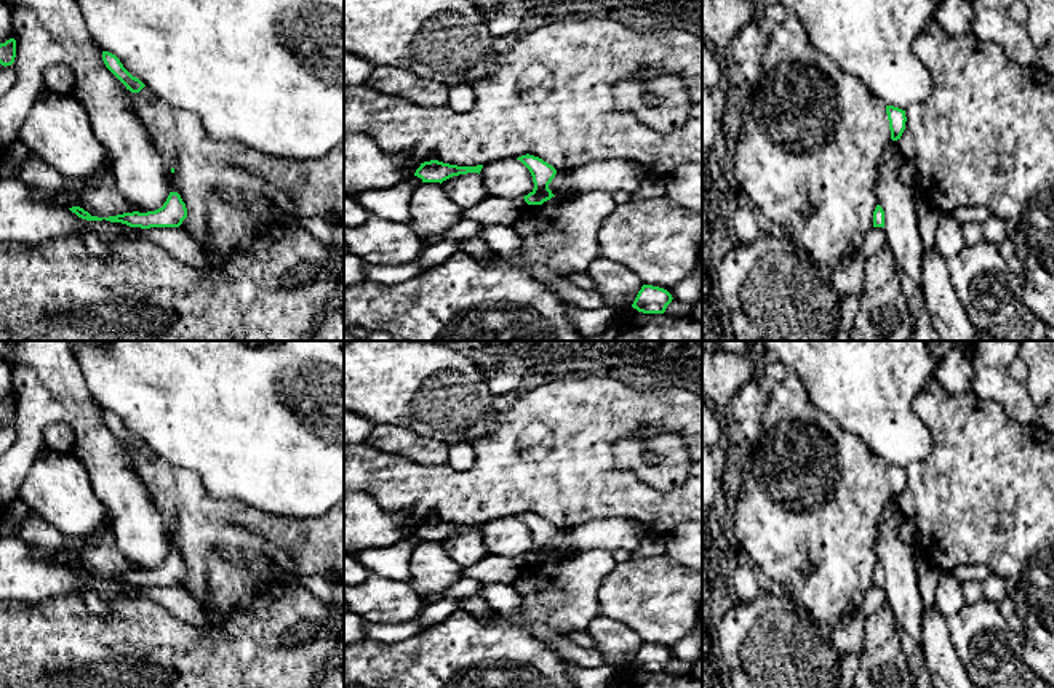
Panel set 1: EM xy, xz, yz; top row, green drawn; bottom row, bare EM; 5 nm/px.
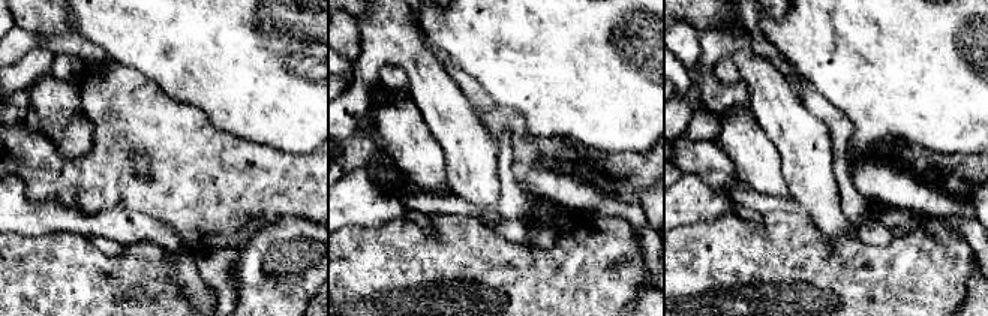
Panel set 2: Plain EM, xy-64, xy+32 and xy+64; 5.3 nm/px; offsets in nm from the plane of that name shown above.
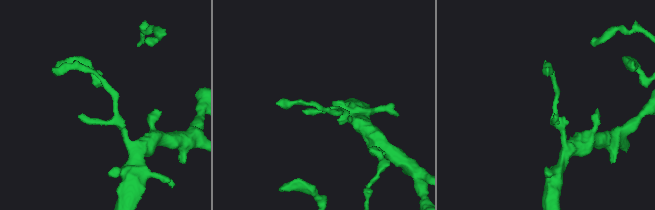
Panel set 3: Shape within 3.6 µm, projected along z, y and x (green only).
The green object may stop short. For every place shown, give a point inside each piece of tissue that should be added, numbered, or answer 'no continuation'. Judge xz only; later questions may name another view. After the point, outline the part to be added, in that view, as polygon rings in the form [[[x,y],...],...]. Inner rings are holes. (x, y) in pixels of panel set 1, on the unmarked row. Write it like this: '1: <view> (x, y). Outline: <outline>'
no continuation

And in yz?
no continuation

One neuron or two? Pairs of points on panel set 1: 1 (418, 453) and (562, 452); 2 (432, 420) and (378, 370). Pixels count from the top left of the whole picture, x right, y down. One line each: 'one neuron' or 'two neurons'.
1: two neurons
2: one neuron

